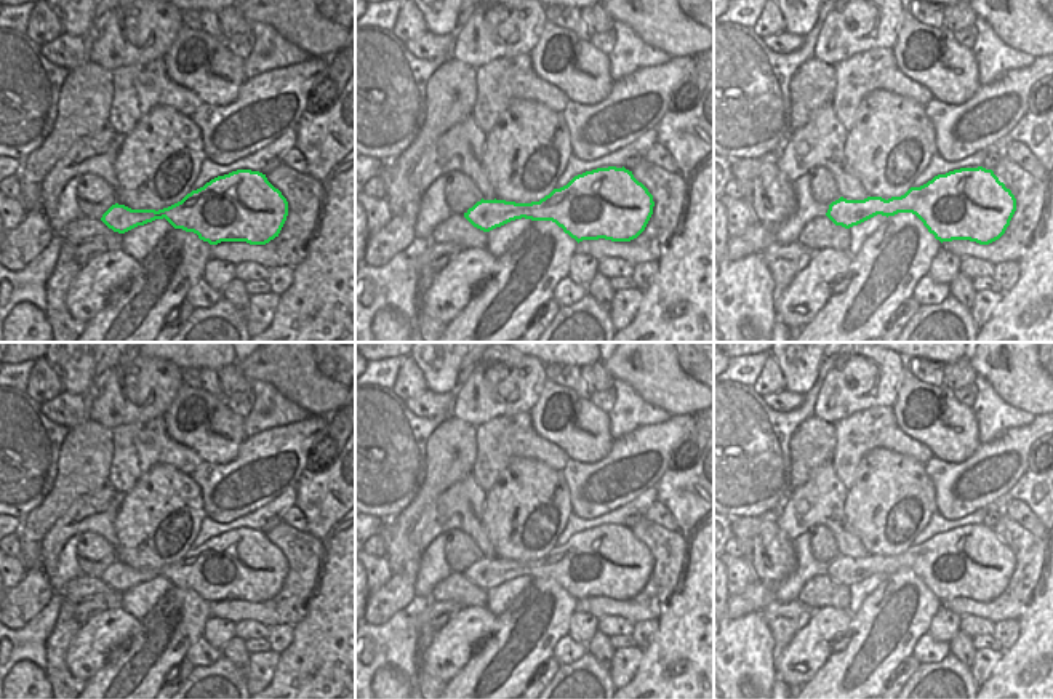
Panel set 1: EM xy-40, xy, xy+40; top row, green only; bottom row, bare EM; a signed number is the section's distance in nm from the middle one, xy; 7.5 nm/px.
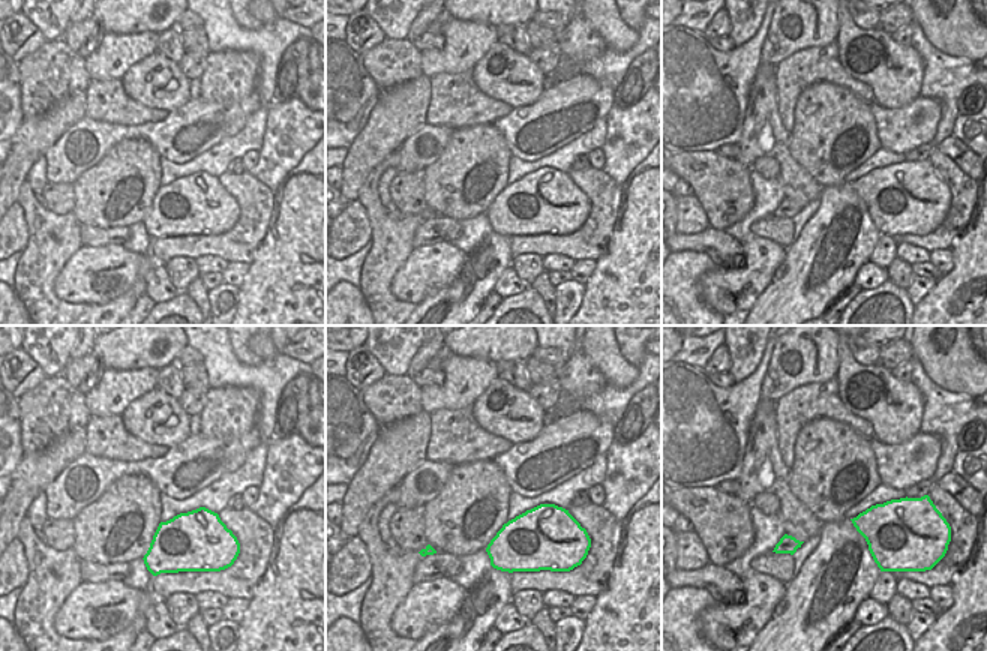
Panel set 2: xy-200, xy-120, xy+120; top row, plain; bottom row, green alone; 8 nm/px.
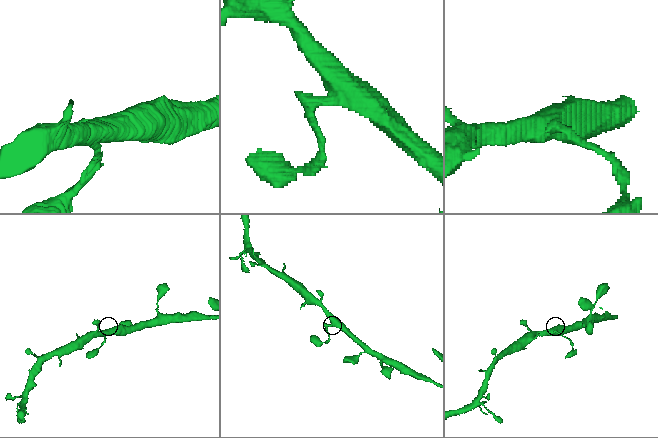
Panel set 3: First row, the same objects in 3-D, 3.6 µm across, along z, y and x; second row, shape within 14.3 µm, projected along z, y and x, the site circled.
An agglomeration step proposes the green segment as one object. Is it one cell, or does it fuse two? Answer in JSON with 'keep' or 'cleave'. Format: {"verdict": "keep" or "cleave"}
{"verdict": "cleave"}

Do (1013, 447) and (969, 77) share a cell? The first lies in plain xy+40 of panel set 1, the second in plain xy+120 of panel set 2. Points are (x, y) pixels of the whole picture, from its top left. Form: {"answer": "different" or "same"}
{"answer": "different"}

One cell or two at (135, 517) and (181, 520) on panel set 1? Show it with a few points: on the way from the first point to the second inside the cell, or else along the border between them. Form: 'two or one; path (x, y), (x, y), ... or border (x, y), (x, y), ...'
one; path (146, 517), (160, 519), (170, 527)

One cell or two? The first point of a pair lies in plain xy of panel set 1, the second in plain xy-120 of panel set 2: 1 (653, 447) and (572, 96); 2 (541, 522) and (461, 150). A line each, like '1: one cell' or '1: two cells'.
1: one cell
2: one cell

